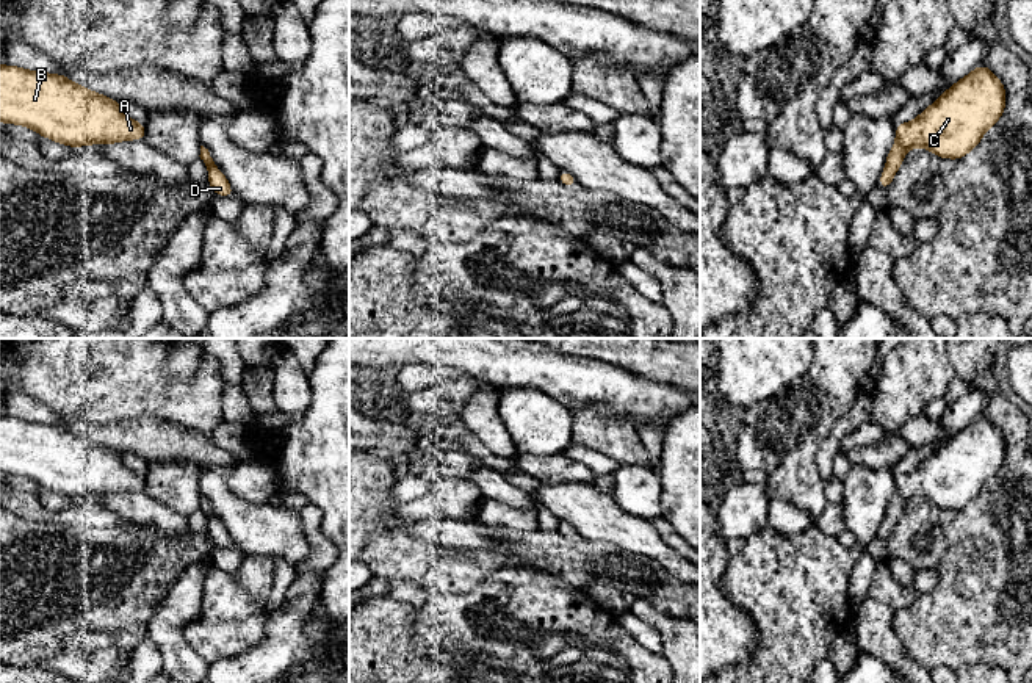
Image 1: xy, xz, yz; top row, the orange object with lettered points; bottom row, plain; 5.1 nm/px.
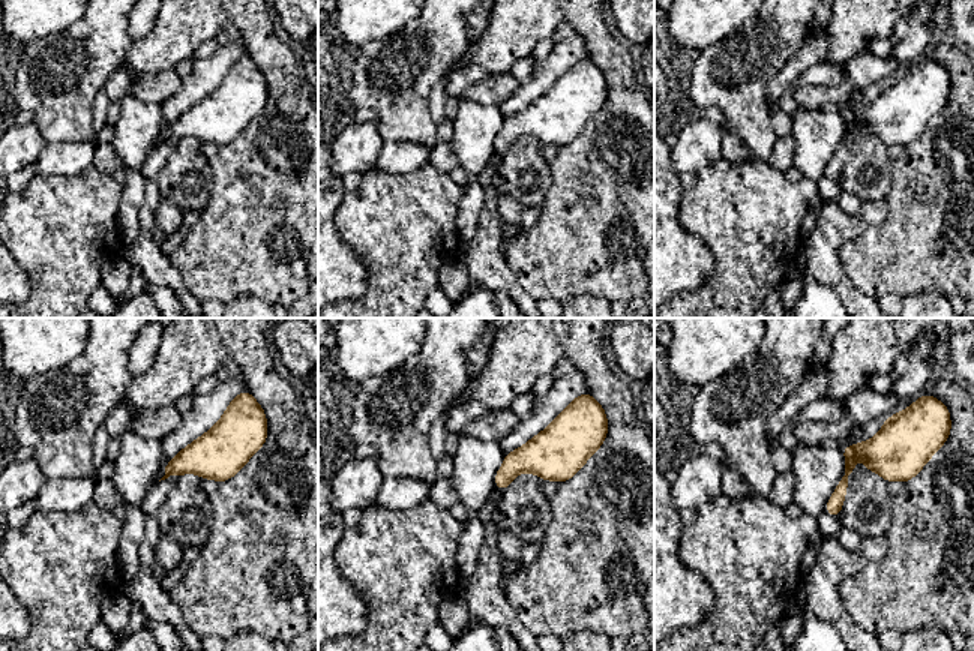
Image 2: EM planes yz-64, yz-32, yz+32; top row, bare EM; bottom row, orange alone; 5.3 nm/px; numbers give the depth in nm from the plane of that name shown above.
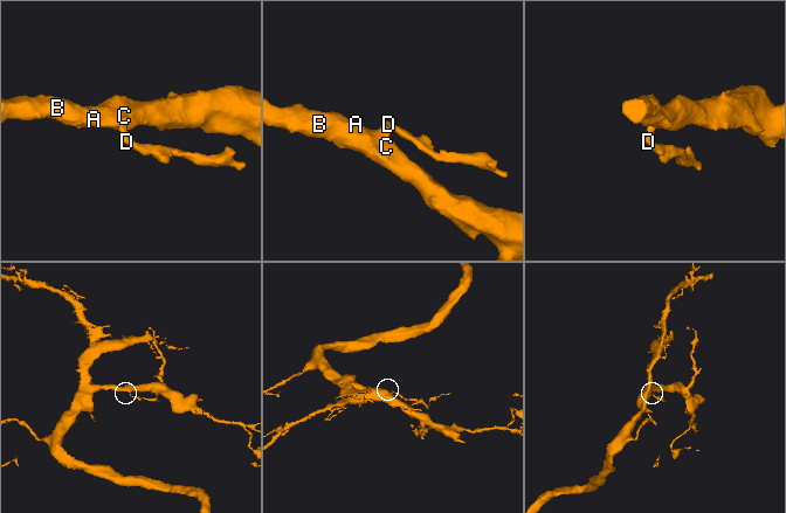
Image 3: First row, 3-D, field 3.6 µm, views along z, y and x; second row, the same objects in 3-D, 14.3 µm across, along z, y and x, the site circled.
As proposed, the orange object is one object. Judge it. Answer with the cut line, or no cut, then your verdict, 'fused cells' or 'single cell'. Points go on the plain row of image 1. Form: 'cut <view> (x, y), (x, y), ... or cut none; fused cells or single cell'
cut none; single cell

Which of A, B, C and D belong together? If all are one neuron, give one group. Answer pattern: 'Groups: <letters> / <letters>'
Groups: A B C D

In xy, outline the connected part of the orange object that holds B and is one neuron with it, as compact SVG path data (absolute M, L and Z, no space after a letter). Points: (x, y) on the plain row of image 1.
M3 415L0 473L25 476L70 498L144 492L146 487L146 475L127 468L121 453L75 435L66 426Z

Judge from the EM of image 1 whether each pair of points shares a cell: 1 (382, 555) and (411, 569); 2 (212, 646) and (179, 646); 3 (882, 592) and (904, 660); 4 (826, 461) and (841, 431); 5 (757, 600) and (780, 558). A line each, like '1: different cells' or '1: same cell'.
1: same cell
2: different cells
3: same cell
4: same cell
5: same cell

